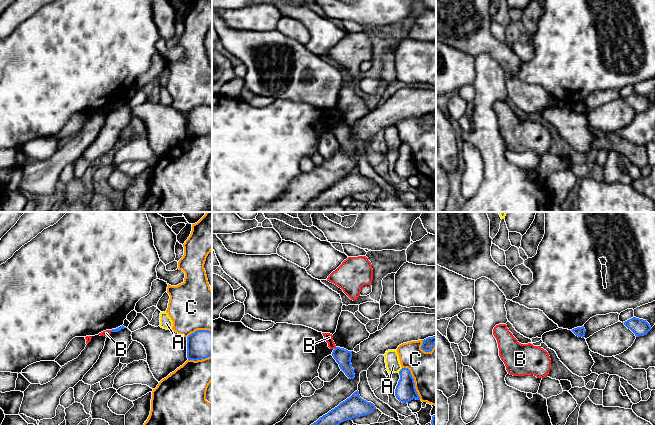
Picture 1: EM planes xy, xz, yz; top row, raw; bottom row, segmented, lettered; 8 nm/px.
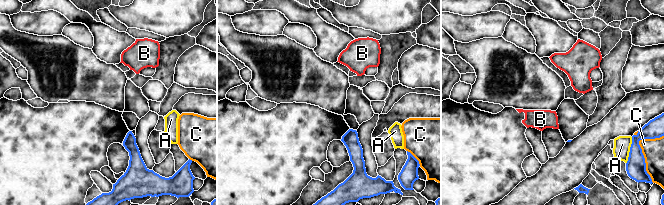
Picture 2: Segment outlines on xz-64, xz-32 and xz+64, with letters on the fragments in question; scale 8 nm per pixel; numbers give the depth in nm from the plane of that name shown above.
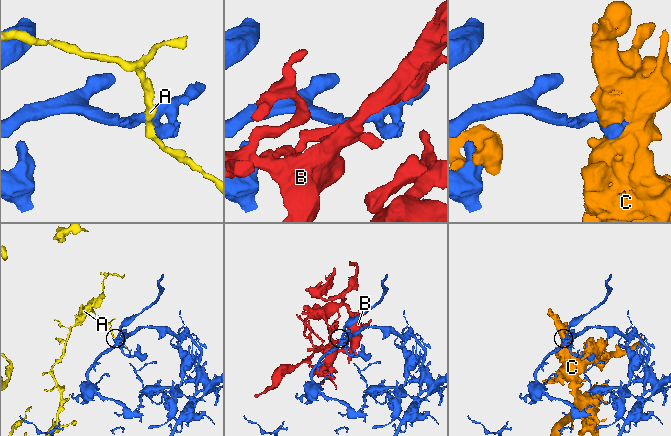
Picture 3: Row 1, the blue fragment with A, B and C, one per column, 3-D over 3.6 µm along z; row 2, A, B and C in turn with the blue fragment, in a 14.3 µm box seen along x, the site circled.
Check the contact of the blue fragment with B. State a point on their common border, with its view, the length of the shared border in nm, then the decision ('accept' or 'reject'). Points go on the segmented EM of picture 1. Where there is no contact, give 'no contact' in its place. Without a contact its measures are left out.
xz (335, 348) | 30 nm | reject

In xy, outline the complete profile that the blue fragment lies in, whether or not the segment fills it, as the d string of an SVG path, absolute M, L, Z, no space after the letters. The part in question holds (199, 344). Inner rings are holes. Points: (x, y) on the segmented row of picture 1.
M197 330L187 337L188 360L202 360L212 356L212 332Z

